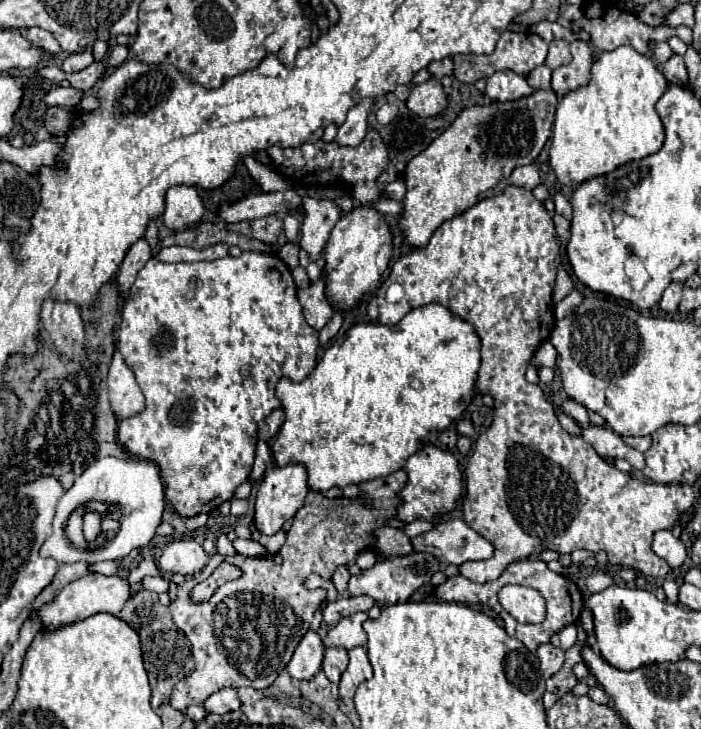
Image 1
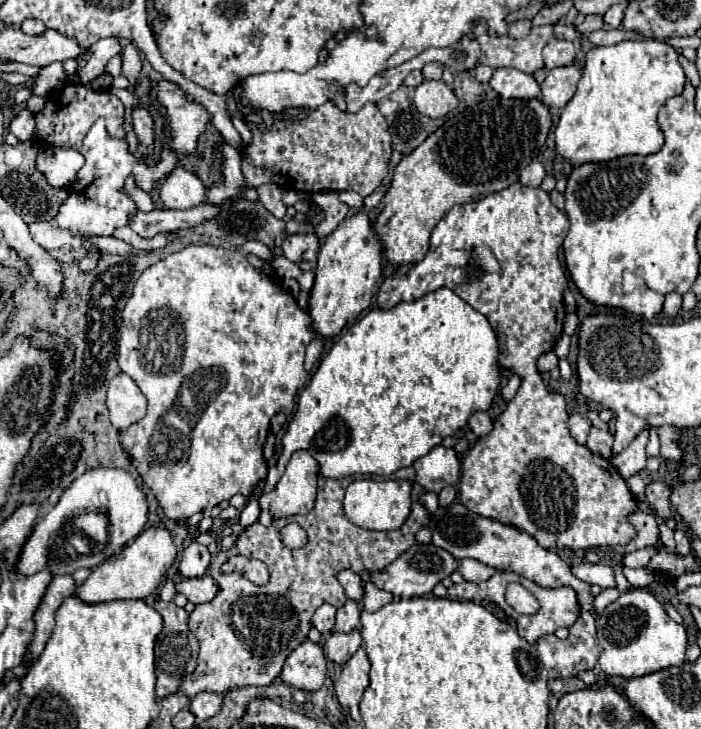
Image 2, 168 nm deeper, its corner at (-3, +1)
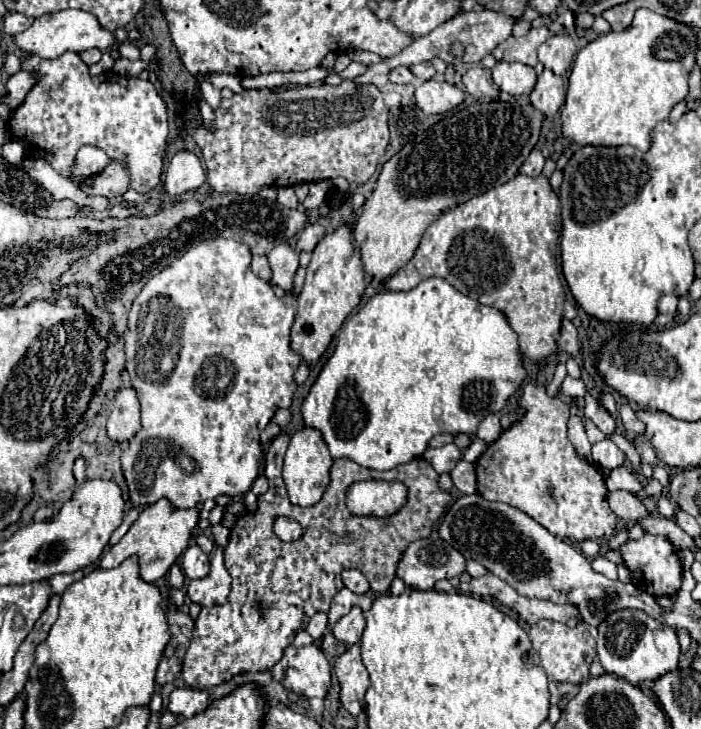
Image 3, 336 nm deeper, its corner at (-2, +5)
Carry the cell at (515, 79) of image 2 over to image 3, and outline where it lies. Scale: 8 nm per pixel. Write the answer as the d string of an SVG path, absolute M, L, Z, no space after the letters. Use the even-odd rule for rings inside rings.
M497 62L493 82L511 96L529 96L537 84L537 74L531 66L519 62Z

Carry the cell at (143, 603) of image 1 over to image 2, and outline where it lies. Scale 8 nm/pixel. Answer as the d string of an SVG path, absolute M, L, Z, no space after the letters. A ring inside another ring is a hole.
M156 600L152 606L164 618L164 628L158 636L158 646L156 646L156 674L158 674L156 696L164 698L174 694L180 688L182 680L194 672L198 656L198 640L188 628L188 612L184 608L178 608L174 602L162 602L162 600Z

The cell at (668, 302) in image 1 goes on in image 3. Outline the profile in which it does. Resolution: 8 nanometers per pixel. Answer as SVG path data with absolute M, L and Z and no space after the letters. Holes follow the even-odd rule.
M667 294L659 300L659 312L665 312L665 314L673 314L677 310L677 302L679 298L675 294Z

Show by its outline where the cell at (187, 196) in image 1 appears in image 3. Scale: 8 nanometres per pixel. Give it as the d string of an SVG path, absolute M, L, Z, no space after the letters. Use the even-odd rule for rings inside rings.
M179 152L171 158L171 162L165 168L165 192L171 196L185 194L189 190L201 188L205 182L205 170L201 168L201 162L191 152Z

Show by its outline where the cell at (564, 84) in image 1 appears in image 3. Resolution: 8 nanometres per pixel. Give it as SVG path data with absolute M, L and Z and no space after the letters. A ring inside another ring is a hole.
M543 70L533 92L531 104L545 114L545 118L553 118L565 102L567 84L563 76L555 76L551 70Z

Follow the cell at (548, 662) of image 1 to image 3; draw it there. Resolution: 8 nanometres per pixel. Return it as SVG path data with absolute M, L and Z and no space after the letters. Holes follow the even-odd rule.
M541 620L535 626L531 626L531 630L529 630L529 638L533 642L533 648L541 656L541 664L543 664L549 680L575 682L575 684L581 684L589 678L589 666L591 666L593 658L597 656L595 636L597 636L597 628L587 624L585 620L579 620L577 626L573 626L573 628L569 628L567 624L561 624L561 622Z

